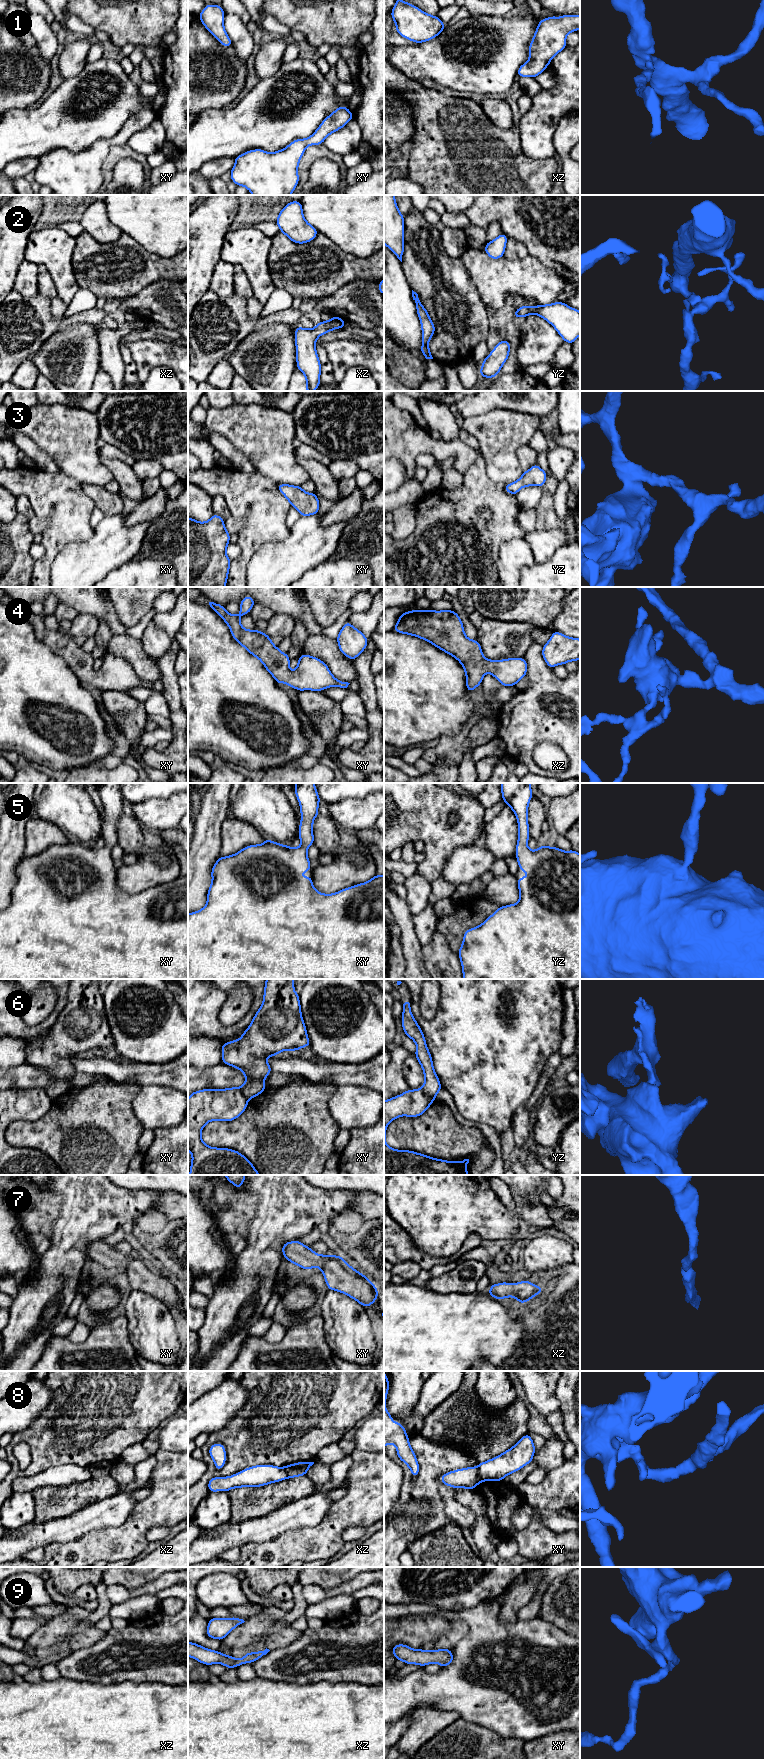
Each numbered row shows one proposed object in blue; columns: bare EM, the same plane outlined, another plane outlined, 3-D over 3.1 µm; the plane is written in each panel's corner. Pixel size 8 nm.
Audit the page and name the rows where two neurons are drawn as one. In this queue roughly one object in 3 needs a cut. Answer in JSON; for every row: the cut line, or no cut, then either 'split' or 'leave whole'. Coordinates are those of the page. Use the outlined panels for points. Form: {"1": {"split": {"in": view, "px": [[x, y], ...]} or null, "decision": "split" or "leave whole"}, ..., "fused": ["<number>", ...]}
{"1": {"split": null, "decision": "leave whole"}, "2": {"split": null, "decision": "leave whole"}, "3": {"split": null, "decision": "leave whole"}, "4": {"split": null, "decision": "leave whole"}, "5": {"split": null, "decision": "leave whole"}, "6": {"split": {"in": "yz", "px": [[421, 1088], [426, 1095], [434, 1099]]}, "decision": "split"}, "7": {"split": null, "decision": "leave whole"}, "8": {"split": {"in": "xy", "px": [[476, 1467], [478, 1475], [483, 1480]]}, "decision": "split"}, "9": {"split": null, "decision": "leave whole"}, "fused": ["6", "8"]}

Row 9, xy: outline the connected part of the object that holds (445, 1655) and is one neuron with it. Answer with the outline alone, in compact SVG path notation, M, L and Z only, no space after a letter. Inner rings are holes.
M397 1644L392 1648L392 1652L396 1660L401 1660L406 1664L426 1666L430 1663L437 1663L441 1667L445 1667L453 1662L451 1650L445 1648L425 1651L422 1648L415 1650L404 1644Z

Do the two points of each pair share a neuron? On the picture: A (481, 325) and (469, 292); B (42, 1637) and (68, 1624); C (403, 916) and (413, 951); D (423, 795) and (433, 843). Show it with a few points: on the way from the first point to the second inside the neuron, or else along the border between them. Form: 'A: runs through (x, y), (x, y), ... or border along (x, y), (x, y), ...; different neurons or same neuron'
A: runs through (473, 317), (469, 300); same neuron
B: runs through (48, 1635), (62, 1627); same neuron
C: runs through (406, 925), (409, 942); same neuron
D: runs through (423, 807), (423, 816), (433, 831); same neuron

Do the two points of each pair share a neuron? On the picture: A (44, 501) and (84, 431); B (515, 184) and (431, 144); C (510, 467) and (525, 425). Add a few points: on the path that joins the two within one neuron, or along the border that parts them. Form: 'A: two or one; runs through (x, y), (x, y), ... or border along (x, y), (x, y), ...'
A: two; border along (61, 471), (81, 483)
B: one; runs through (494, 184), (471, 184), (452, 165)
C: one; runs through (510, 457), (510, 441), (515, 435)

